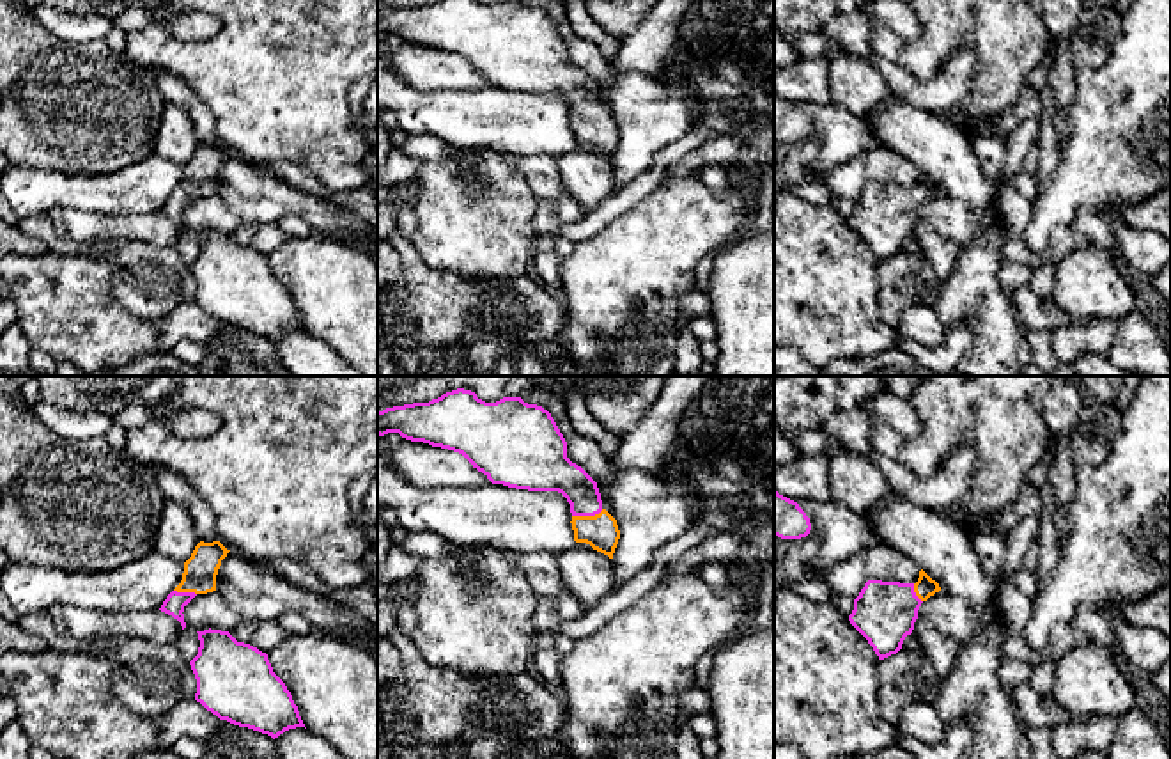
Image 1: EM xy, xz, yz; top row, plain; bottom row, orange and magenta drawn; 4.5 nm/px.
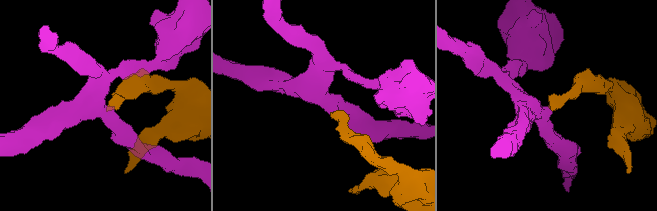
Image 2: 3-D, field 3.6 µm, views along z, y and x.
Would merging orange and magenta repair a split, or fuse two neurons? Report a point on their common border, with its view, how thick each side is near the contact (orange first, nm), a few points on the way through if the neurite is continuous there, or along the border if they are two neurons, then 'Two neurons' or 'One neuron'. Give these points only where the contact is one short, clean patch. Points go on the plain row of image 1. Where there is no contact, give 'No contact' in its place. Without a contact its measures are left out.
Touches orange at xz (587, 119). Thickness 160 nm (orange) against 180 nm. Path across: xz (601, 135), (587, 119), (585, 105), (555, 75). One neuron

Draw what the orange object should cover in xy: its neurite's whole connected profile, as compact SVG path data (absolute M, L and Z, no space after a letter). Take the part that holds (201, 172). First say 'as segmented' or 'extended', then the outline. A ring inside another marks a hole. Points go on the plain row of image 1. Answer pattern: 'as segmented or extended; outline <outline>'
extended; outline M200 144L191 160L184 165L184 176L181 186L167 199L161 207L161 215L172 218L186 231L184 209L197 199L216 193L216 177L221 163L227 160L227 153L220 144Z

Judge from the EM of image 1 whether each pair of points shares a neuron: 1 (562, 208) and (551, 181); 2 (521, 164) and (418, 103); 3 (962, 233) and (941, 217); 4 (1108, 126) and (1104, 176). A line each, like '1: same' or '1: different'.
1: different
2: different
3: same
4: same

